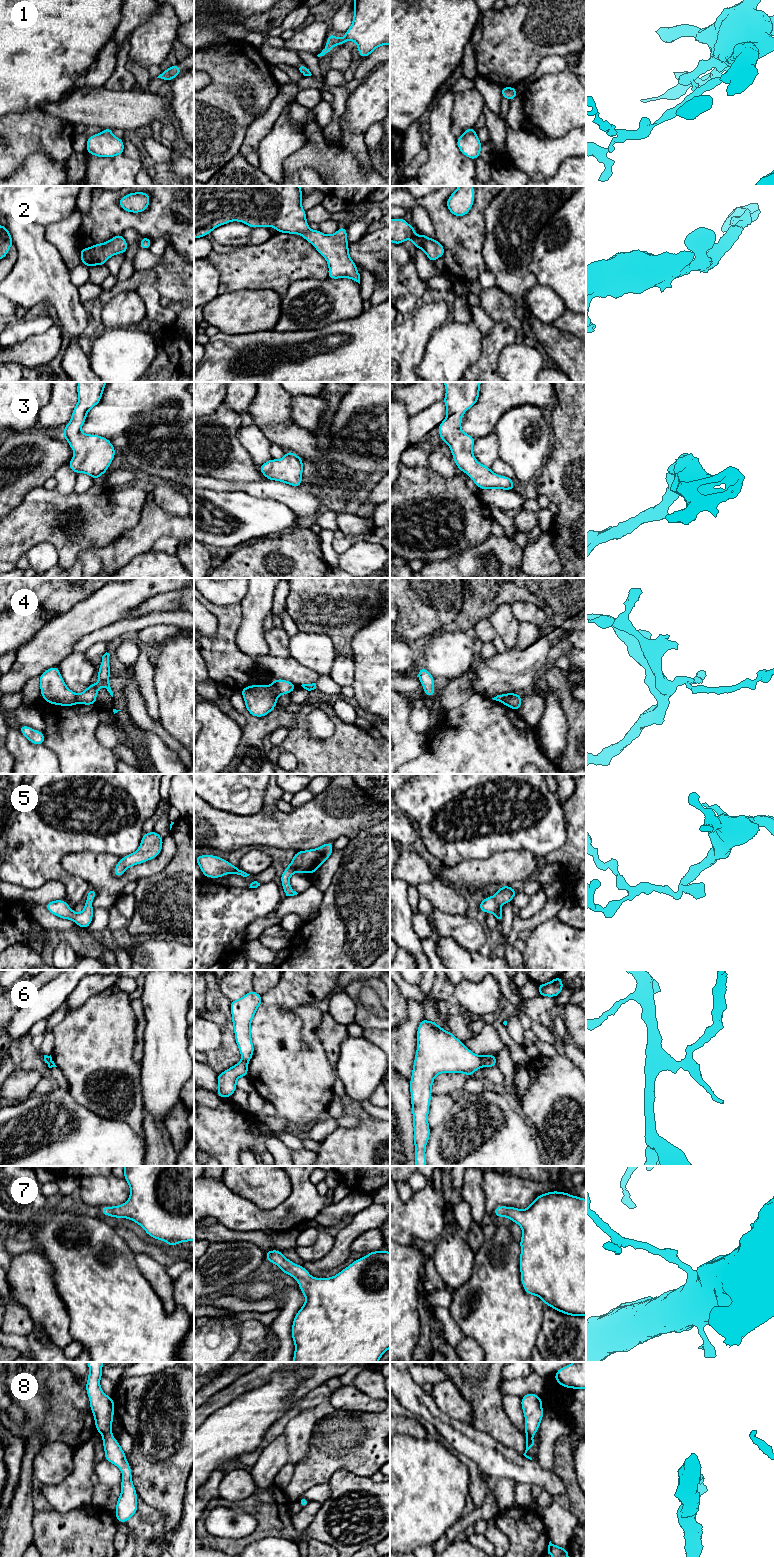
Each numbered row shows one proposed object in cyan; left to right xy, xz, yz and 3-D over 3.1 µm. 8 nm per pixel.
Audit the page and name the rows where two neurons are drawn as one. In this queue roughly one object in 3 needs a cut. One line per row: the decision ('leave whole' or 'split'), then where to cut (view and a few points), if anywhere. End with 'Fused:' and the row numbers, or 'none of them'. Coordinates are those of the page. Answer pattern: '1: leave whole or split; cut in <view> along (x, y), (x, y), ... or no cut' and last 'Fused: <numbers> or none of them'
1: split; cut in xz along (301, 65), (304, 68), (303, 74)
2: leave whole; no cut
3: leave whole; no cut
4: split; cut in xz along (269, 686), (277, 696)
5: leave whole; no cut
6: split; cut in yz along (480, 1056), (483, 1066)
7: leave whole; no cut
8: leave whole; no cut
Fused: 1, 4, 6

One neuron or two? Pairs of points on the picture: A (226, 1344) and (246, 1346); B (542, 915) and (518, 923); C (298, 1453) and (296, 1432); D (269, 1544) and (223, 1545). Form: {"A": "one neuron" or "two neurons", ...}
{"A": "two neurons", "B": "one neuron", "C": "one neuron", "D": "two neurons"}

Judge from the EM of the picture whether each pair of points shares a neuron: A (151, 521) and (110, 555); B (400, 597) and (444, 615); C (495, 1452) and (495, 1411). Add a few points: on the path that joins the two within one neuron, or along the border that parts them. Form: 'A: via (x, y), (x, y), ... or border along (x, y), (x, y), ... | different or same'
A: via (141, 531), (120, 552) | same
B: via (411, 597), (422, 606), (433, 610) | same
C: border along (475, 1427), (490, 1434), (500, 1443), (516, 1451) | different

